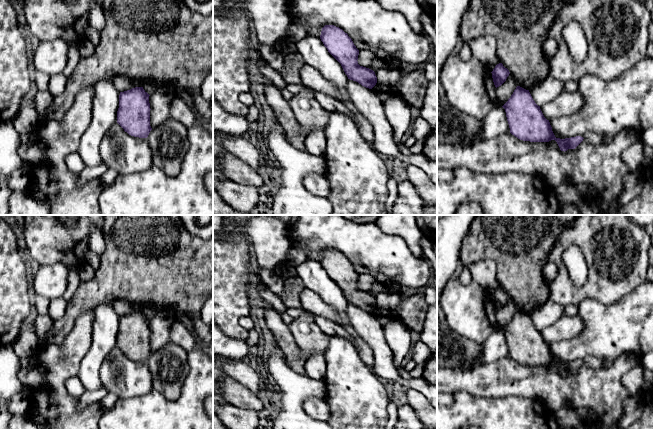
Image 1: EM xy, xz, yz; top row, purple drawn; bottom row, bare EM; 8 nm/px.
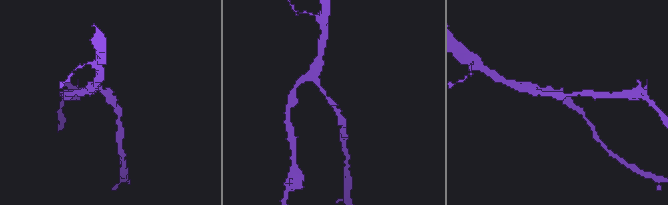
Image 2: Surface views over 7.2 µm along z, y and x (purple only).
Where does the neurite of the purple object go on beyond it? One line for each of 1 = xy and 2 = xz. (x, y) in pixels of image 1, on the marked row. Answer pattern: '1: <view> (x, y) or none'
1: none
2: none

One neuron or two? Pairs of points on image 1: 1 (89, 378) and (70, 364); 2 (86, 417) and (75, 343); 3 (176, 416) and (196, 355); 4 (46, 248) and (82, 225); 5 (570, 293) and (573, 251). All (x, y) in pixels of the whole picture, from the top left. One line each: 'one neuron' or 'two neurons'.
1: two neurons
2: one neuron
3: one neuron
4: one neuron
5: two neurons

